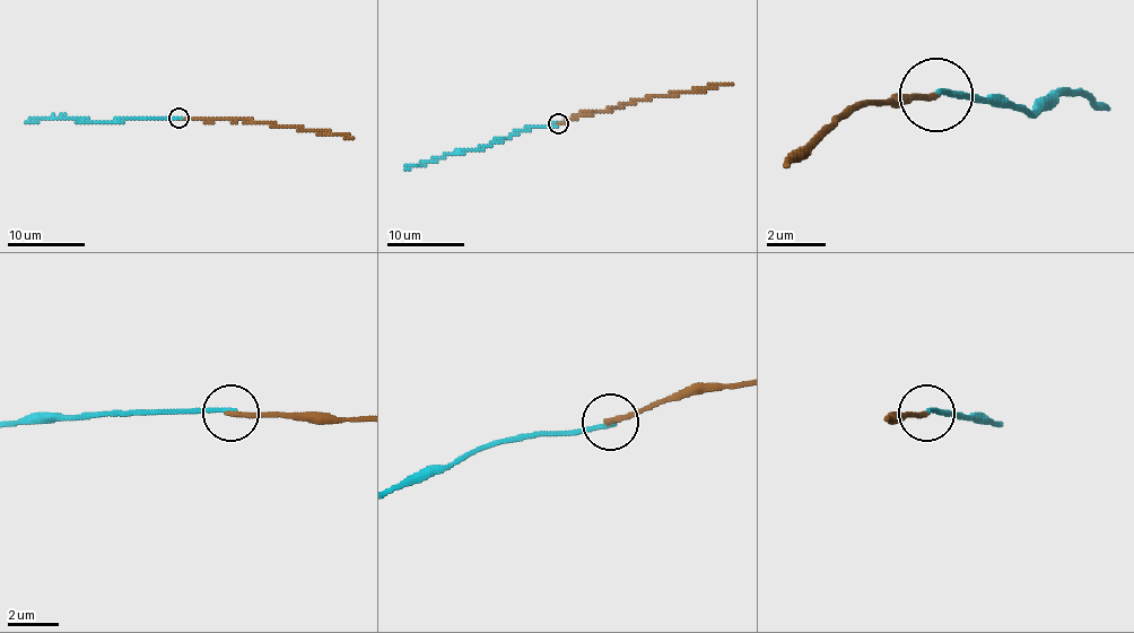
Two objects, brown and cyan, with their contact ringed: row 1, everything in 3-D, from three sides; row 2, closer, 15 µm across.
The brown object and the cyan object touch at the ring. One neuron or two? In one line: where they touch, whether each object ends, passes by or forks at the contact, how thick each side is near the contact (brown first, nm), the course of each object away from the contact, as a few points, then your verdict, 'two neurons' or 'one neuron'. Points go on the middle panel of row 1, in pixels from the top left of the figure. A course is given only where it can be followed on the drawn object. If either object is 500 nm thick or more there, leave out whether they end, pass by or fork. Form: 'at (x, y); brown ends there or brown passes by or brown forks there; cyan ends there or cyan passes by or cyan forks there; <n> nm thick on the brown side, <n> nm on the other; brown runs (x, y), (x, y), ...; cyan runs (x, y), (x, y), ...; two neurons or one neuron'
at (558, 123); brown ends there; cyan ends there; 200 nm thick on the brown side, 170 nm on the other; brown runs (558, 123), (624, 104), (731, 83); cyan runs (558, 123), (520, 130), (482, 147), (404, 168); two neurons

